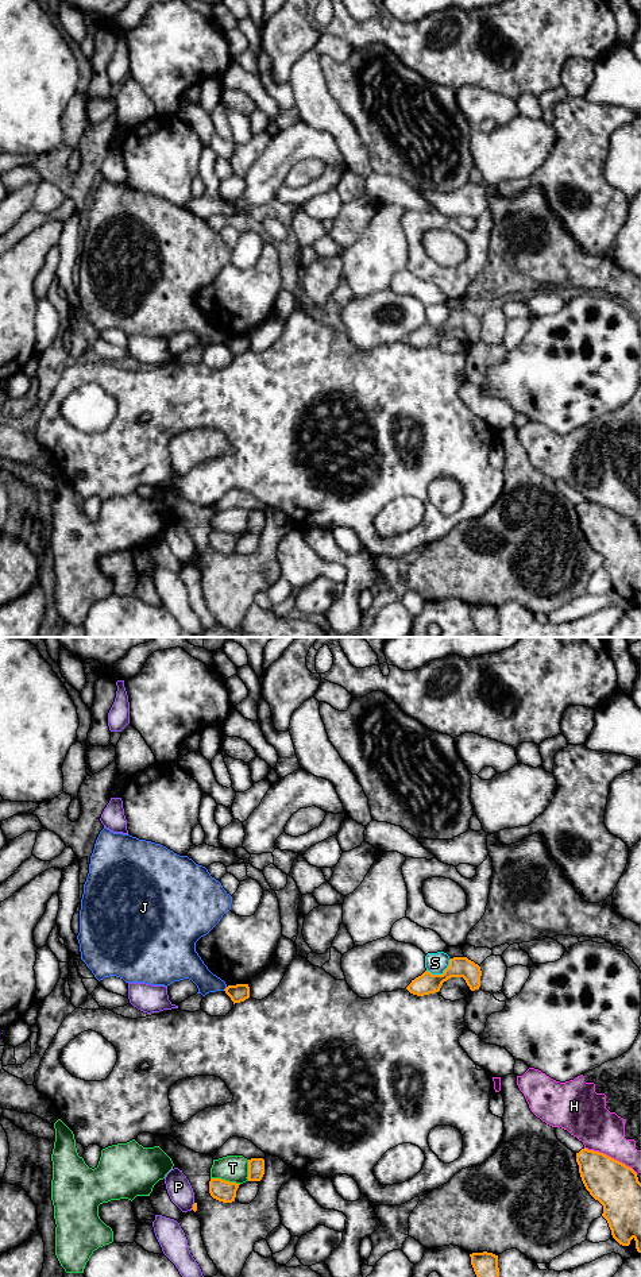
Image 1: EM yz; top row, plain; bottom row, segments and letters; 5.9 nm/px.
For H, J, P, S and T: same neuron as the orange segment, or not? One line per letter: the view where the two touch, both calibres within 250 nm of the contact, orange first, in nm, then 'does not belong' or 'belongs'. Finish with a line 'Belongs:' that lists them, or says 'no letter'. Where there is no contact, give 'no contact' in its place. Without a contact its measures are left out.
H: meets orange in yz; 280 nm thick on the orange side, 260 nm on the other; does not belong
J: meets orange in yz; 110 nm thick on the orange side, 150 nm on the other; does not belong
P: meets orange in yz; 30 nm thick on the orange side, 140 nm on the other; does not belong
S: meets orange in yz; 130 nm thick on the orange side, 130 nm on the other; does not belong
T: meets orange in yz; 130 nm thick on the orange side, 160 nm on the other; does not belong
Belongs: no letter

